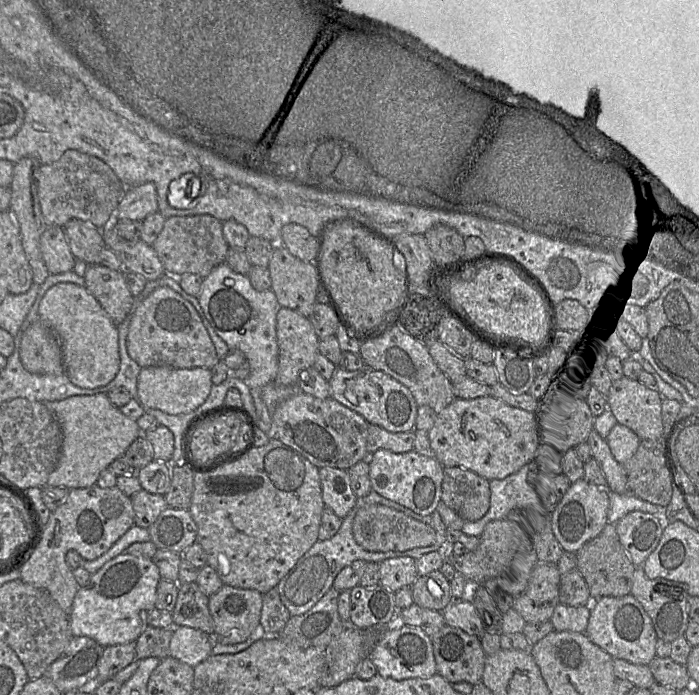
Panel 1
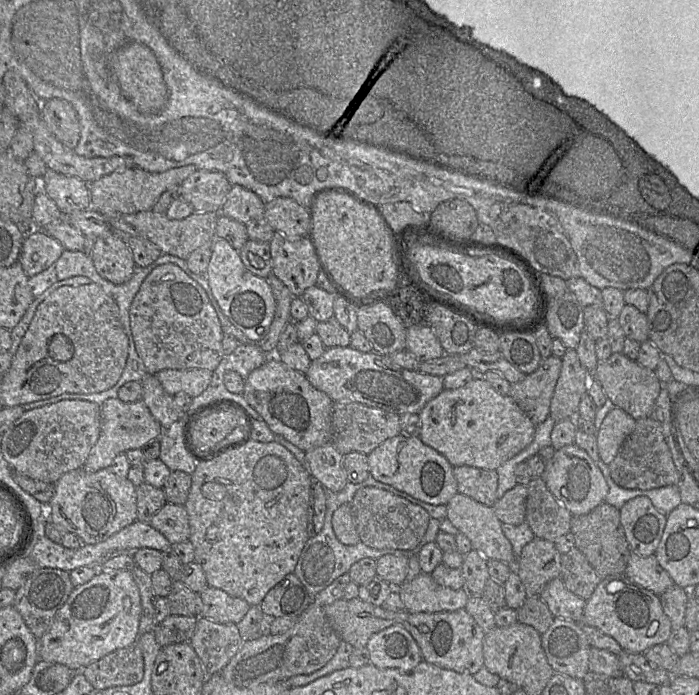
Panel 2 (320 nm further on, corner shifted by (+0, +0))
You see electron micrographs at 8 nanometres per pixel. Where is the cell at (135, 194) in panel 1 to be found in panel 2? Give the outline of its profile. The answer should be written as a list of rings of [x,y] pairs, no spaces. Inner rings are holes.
[[[195,170],[178,186],[178,197],[188,202],[194,212],[220,213],[229,189],[230,184],[222,173]]]

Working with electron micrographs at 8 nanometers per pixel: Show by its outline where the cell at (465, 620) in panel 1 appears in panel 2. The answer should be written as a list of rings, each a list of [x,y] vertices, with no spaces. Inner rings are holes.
[[[420,573],[397,589],[401,594],[404,609],[411,613],[464,609],[470,596],[466,589],[451,589],[438,584],[428,573]]]

